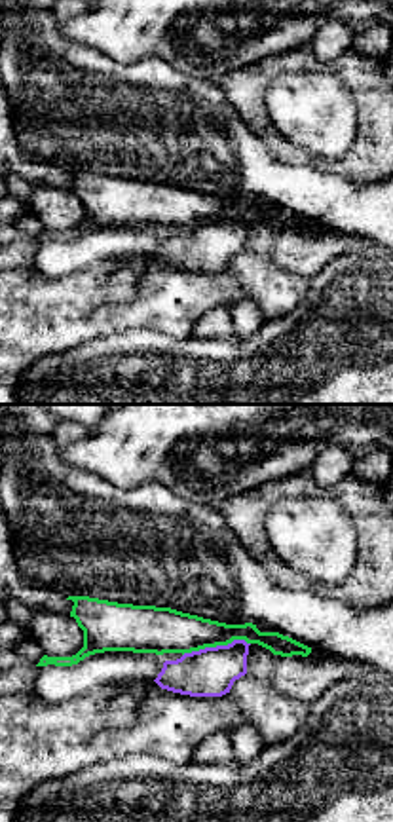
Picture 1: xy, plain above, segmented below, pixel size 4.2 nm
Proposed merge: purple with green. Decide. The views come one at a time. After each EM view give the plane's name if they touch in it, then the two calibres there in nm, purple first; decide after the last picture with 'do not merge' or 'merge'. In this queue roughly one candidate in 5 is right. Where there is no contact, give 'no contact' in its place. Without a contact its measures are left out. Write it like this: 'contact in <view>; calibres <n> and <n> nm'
contact in xy; calibres 200 and 190 nm

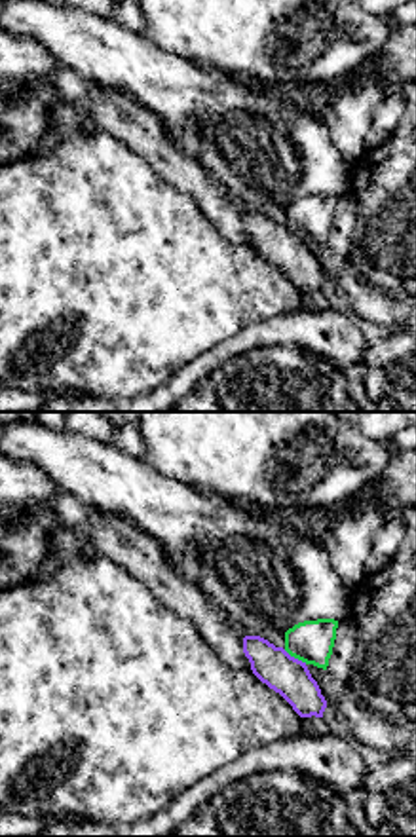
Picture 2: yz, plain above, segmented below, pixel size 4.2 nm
contact in yz; calibres 160 and 180 nm

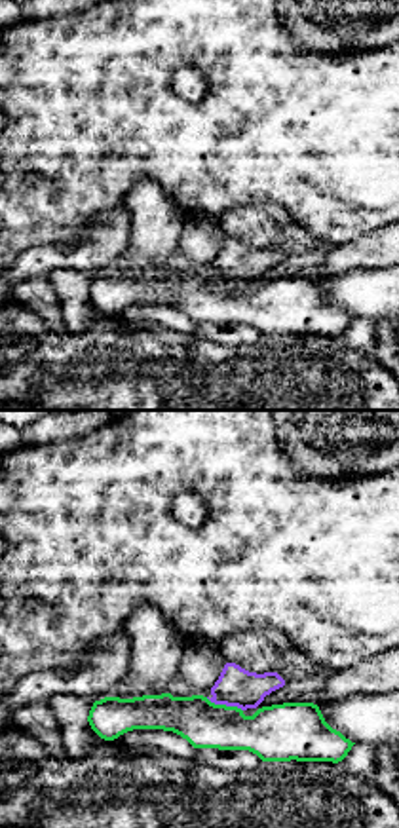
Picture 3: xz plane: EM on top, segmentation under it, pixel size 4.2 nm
contact in xz; calibres 160 and 240 nm

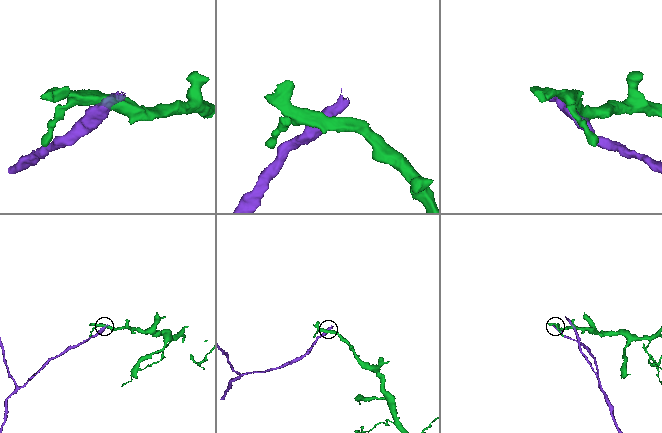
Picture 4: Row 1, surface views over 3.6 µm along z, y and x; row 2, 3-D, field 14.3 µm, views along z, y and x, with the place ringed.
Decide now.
do not merge

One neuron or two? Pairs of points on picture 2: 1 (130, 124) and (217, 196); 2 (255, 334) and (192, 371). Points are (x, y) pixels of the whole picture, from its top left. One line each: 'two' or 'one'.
1: one
2: one

